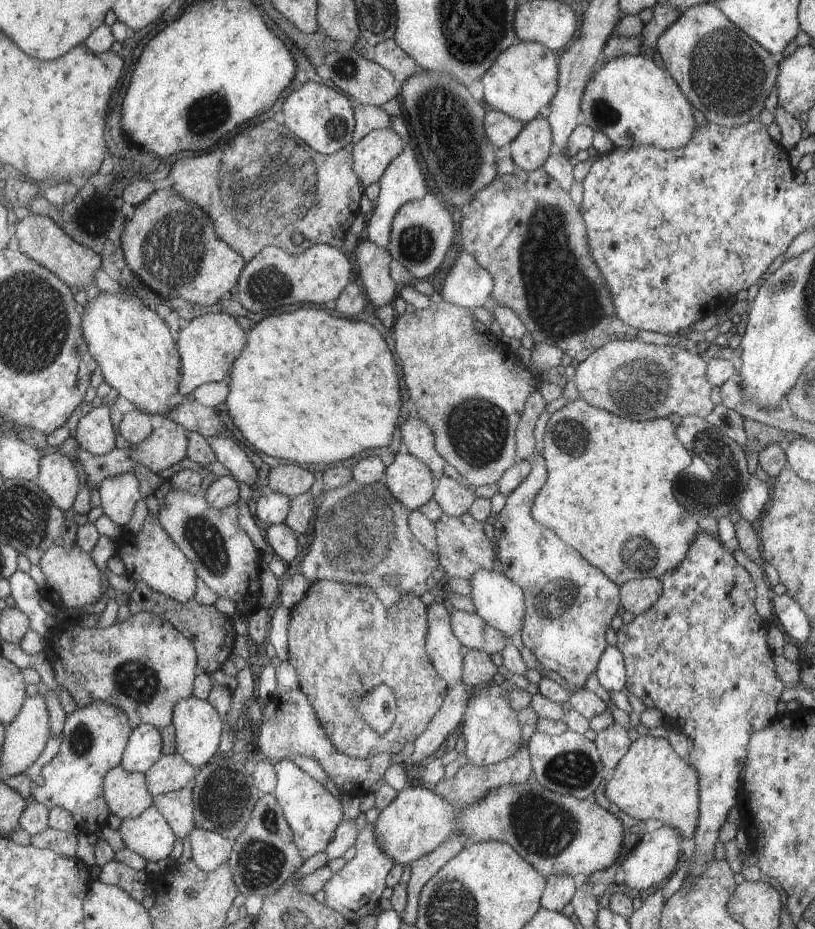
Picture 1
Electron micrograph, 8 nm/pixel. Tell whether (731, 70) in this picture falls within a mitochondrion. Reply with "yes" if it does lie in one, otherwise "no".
yes

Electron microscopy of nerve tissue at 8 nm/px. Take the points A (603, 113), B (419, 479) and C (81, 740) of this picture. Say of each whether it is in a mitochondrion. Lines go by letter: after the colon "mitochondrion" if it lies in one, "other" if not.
A: mitochondrion
B: other
C: mitochondrion

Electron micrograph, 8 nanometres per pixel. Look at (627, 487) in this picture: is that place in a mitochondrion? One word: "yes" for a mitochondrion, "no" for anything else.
no

